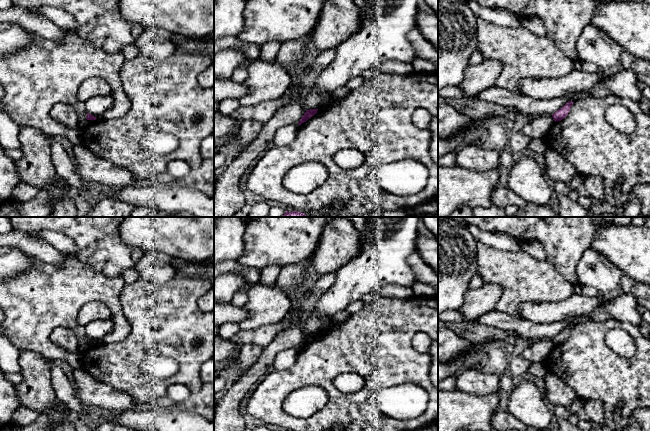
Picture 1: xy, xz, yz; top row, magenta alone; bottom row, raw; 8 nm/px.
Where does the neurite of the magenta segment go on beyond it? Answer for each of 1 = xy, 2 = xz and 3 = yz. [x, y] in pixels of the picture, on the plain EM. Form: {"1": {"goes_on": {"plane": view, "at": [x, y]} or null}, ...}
{"1": {"goes_on": null}, "2": {"goes_on": null}, "3": {"goes_on": null}}

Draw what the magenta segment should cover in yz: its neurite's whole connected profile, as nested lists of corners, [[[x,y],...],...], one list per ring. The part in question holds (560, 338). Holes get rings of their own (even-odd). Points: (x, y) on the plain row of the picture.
[[[572,325],[567,326],[562,332],[560,332],[554,338],[552,338],[553,344],[556,346],[564,343],[568,339],[573,327],[574,326]]]

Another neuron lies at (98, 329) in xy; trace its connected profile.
[[[98,319],[85,326],[85,335],[99,343],[107,334],[112,332],[113,328],[114,323],[111,319]]]

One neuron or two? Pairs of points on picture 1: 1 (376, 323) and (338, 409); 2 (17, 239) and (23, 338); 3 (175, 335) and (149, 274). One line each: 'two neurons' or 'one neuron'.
1: one neuron
2: two neurons
3: two neurons

